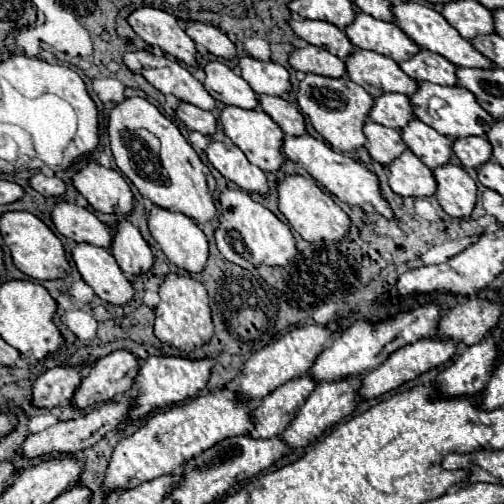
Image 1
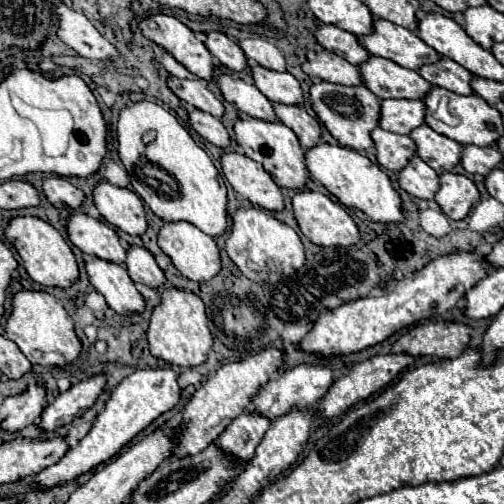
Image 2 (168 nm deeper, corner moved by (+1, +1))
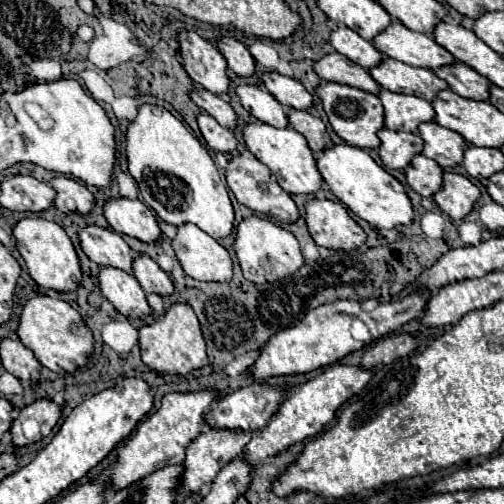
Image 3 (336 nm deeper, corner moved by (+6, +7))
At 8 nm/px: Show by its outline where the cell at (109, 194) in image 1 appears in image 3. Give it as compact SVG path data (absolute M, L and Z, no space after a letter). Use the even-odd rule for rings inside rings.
M111 197L103 205L103 215L111 229L119 235L137 237L141 241L157 241L161 235L159 223L153 211L141 199Z

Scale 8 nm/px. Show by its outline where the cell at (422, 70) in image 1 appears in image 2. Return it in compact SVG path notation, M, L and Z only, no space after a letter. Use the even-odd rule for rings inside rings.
M444 57L438 63L424 65L418 69L418 73L436 87L444 87L458 95L474 95L474 91L470 87L470 81L474 75L452 59Z

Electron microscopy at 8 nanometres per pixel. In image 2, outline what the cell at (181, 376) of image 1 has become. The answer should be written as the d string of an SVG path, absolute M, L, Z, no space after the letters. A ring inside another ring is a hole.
M138 369L132 375L128 375L108 397L104 409L96 415L90 431L86 437L82 437L76 447L70 447L66 455L42 469L34 475L32 483L40 489L52 489L56 485L64 485L74 481L76 477L96 469L98 465L106 463L110 457L114 457L126 443L130 443L142 429L146 429L156 417L170 411L180 401L180 387L176 383L176 373L172 369Z

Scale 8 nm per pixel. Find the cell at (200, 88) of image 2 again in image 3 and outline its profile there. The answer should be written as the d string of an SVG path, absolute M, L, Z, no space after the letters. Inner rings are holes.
M193 89L189 93L189 97L191 97L191 101L197 107L201 107L203 111L207 111L211 117L215 117L223 127L229 127L229 129L235 127L237 115L235 115L235 111L231 109L231 105L223 97L213 95L213 93L205 91L205 89Z

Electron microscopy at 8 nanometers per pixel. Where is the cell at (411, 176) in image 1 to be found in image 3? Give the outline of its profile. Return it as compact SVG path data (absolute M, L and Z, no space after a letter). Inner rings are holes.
M415 155L409 167L405 169L409 187L423 197L431 197L433 193L439 191L443 183L441 175L443 175L443 169L433 159L427 159L425 155Z

